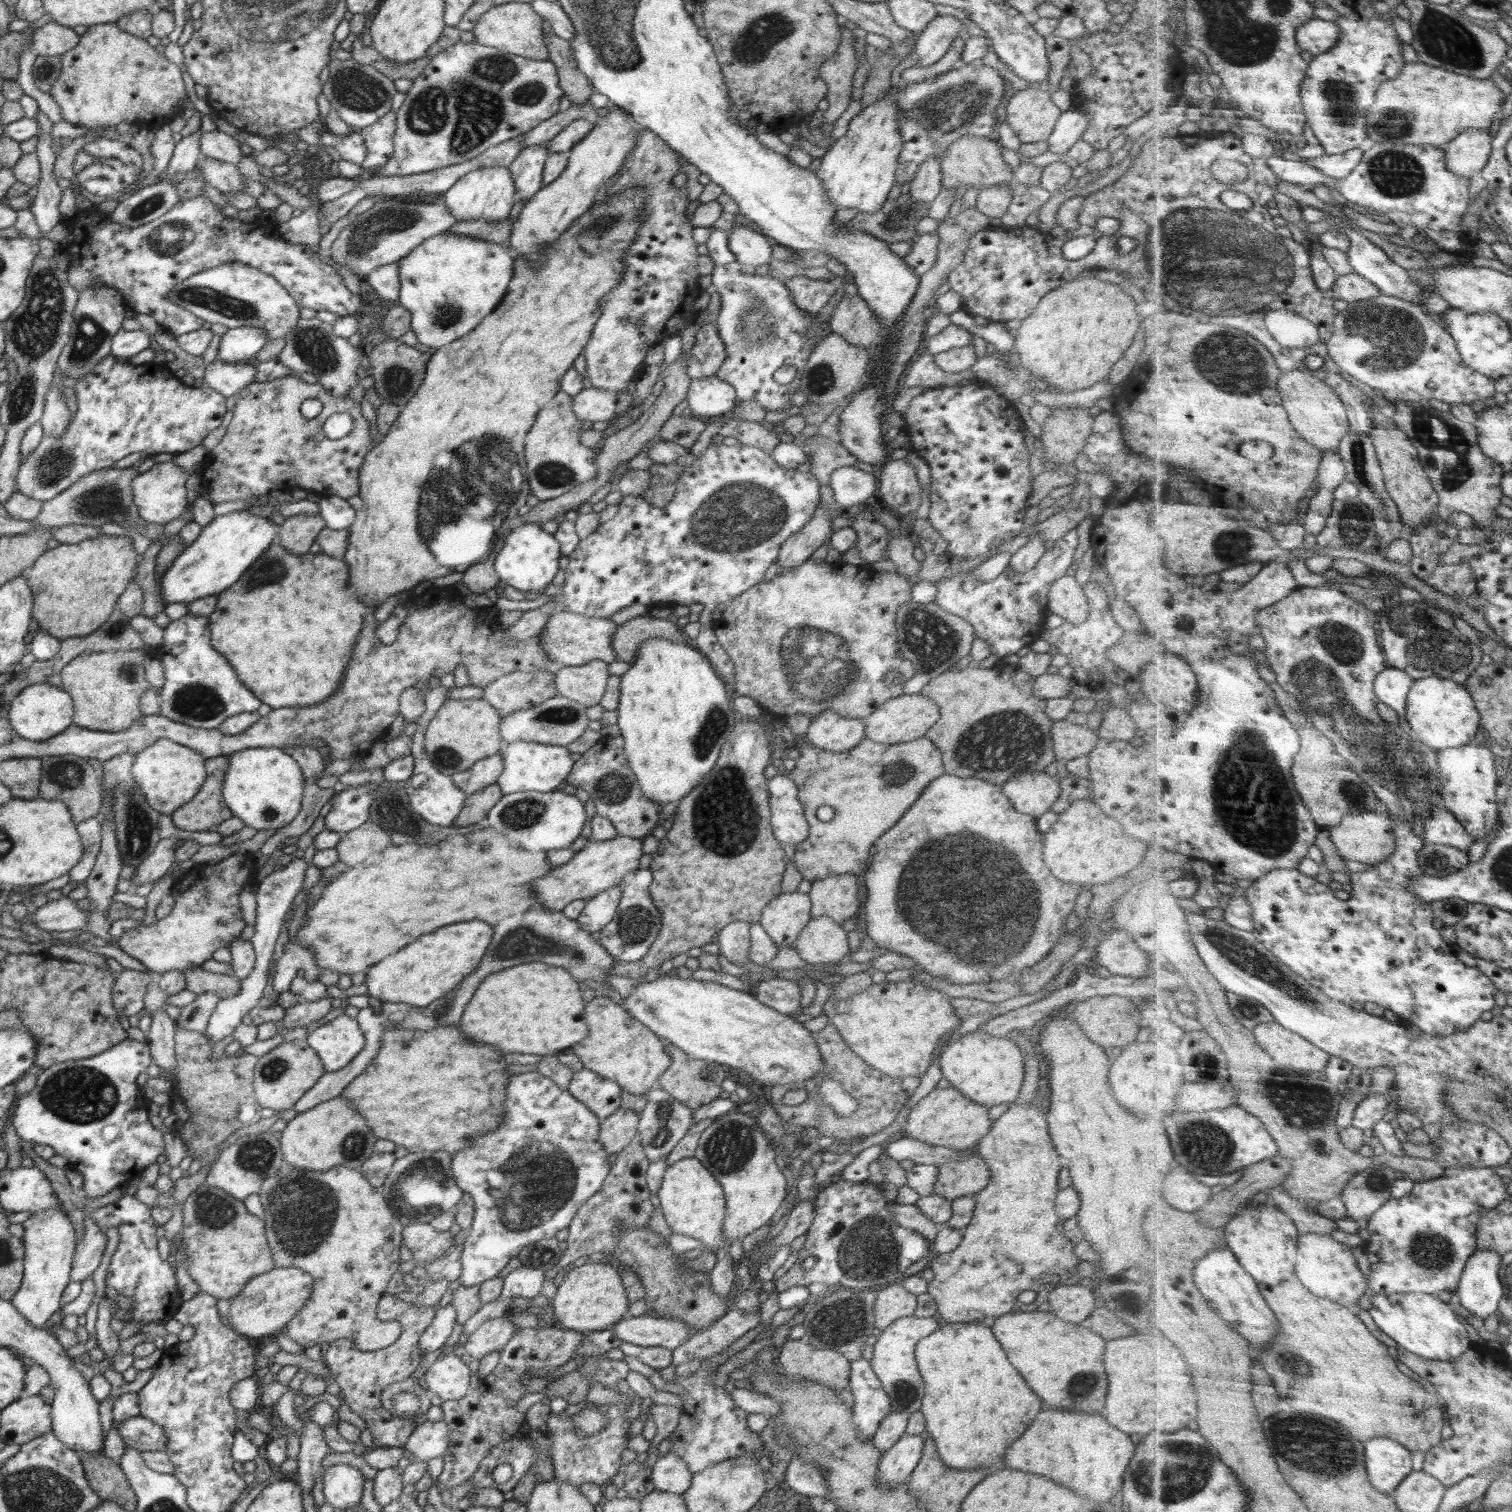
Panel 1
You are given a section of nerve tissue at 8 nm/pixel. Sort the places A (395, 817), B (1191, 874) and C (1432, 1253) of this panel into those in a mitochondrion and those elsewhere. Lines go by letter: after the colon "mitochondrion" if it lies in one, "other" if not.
A: mitochondrion
B: other
C: mitochondrion

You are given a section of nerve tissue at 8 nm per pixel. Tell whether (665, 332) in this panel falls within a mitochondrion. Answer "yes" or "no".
no

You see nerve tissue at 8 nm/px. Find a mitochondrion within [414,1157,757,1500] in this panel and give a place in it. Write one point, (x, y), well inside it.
(537, 1253)

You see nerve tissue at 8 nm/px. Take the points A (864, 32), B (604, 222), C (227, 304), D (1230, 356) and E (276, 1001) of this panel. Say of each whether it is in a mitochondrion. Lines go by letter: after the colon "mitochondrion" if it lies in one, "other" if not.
A: other
B: mitochondrion
C: mitochondrion
D: mitochondrion
E: other

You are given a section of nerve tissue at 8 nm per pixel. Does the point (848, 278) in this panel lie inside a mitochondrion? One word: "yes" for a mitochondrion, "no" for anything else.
no

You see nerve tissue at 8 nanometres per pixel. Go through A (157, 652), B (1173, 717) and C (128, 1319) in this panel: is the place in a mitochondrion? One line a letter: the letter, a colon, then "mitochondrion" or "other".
A: other
B: other
C: other

